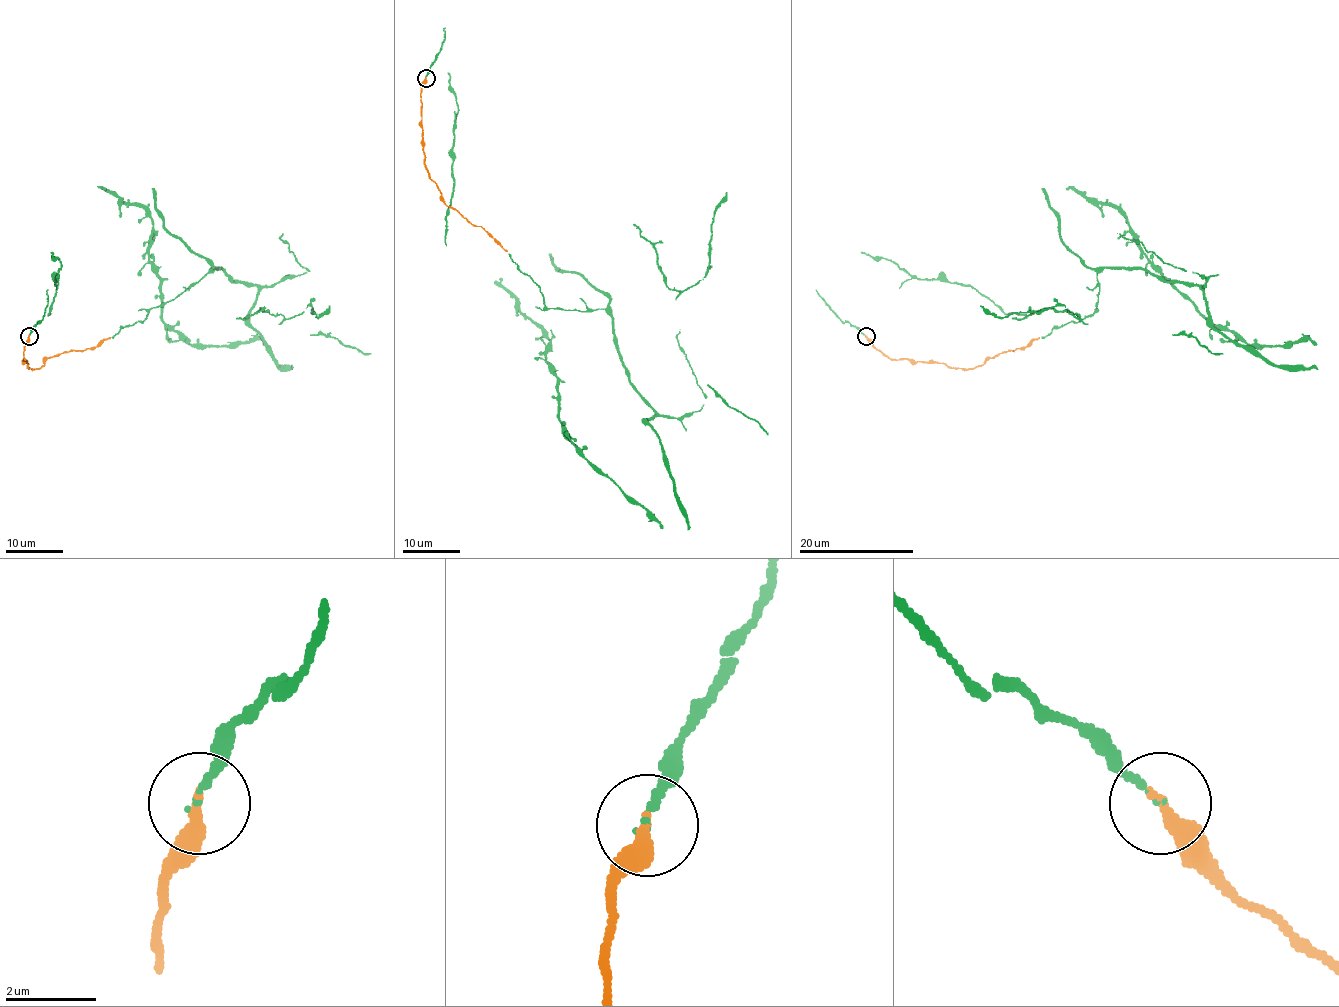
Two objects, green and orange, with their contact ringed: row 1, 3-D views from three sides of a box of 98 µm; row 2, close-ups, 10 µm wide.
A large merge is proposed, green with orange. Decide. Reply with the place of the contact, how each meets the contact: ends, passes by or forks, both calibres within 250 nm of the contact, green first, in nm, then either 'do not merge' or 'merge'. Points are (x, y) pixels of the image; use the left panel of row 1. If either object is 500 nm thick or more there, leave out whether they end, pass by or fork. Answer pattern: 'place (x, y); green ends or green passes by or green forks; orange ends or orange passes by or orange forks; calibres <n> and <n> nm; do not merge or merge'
place (29, 336); green ends; orange ends; calibres 130 and 320 nm; merge

